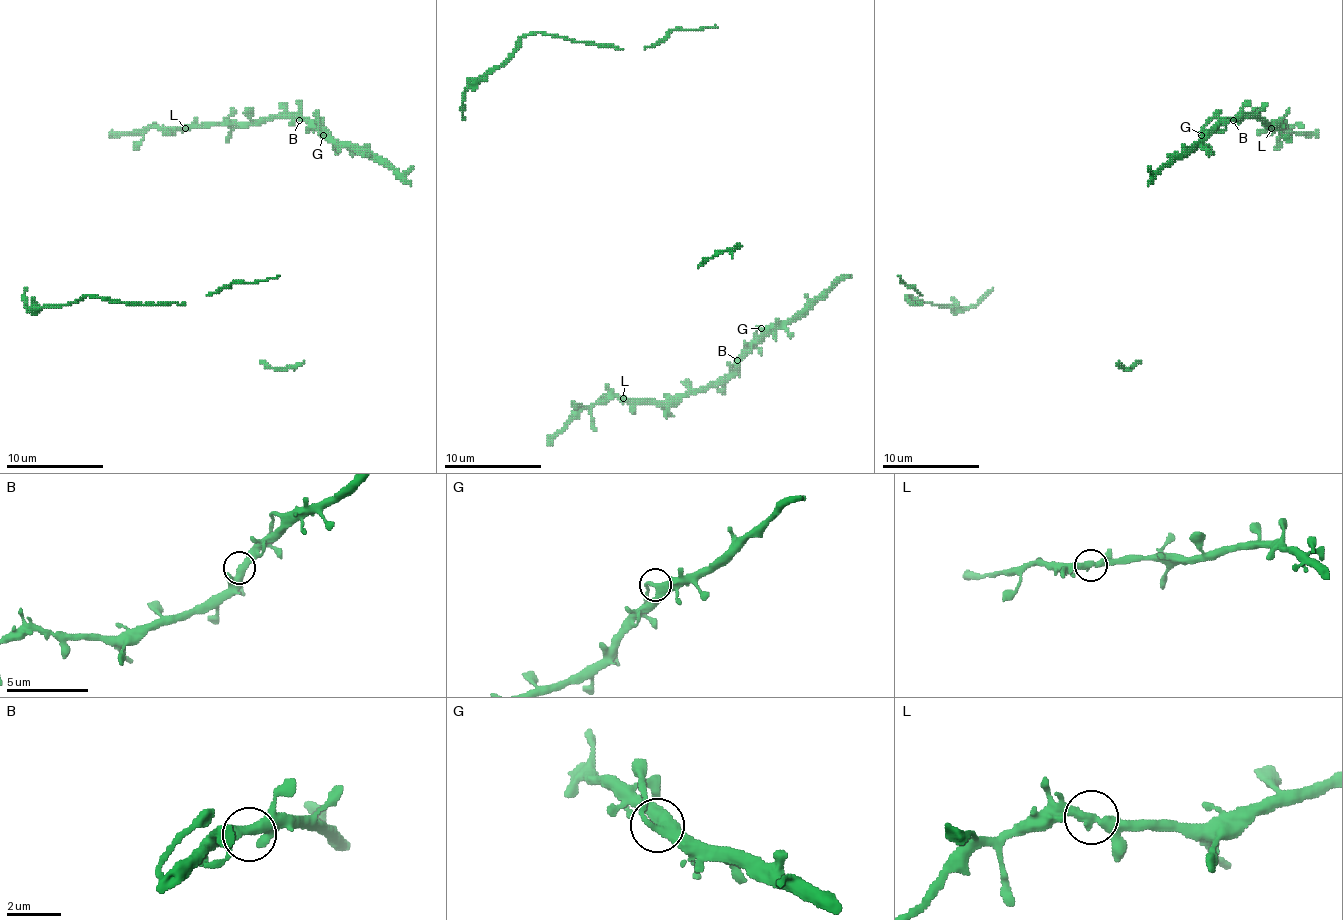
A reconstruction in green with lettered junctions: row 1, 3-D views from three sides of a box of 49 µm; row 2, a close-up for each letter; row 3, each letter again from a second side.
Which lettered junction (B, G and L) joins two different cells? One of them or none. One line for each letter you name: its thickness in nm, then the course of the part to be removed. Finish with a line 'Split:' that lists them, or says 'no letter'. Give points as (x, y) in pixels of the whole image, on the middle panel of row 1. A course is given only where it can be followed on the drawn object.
Split: no letter

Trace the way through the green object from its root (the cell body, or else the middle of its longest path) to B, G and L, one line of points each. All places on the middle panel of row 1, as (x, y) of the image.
B: (841, 275), (790, 319), (773, 324), (737, 360)
G: (841, 275), (790, 319), (761, 328)
L: (841, 275), (790, 319), (776, 324), (715, 382), (664, 401), (623, 399)

